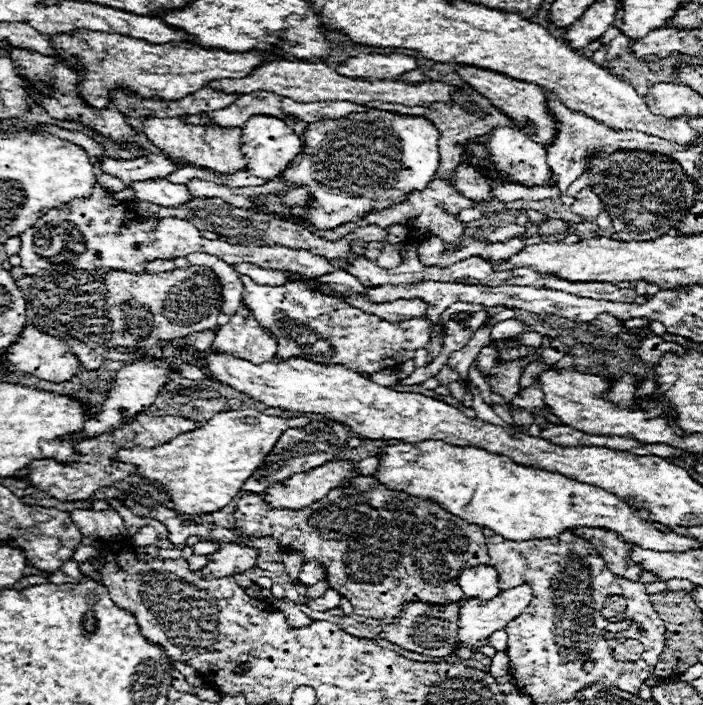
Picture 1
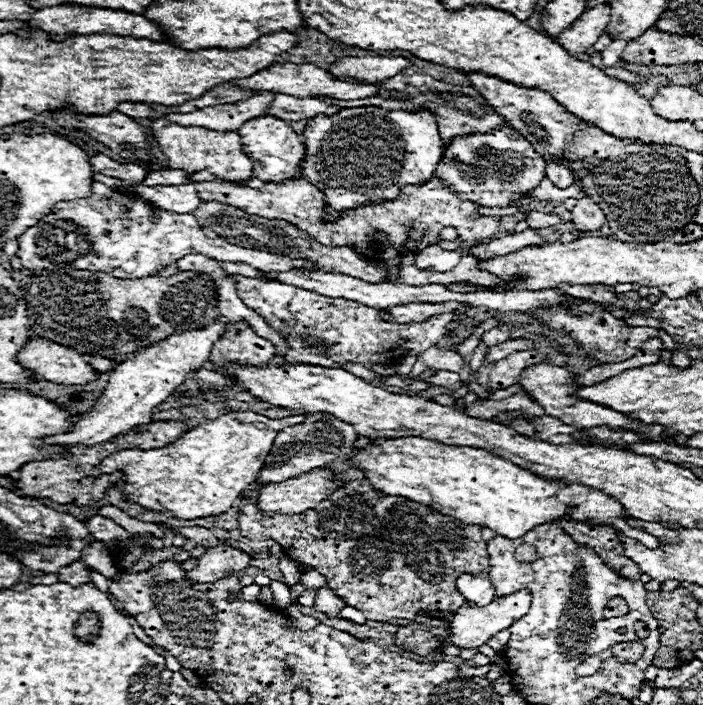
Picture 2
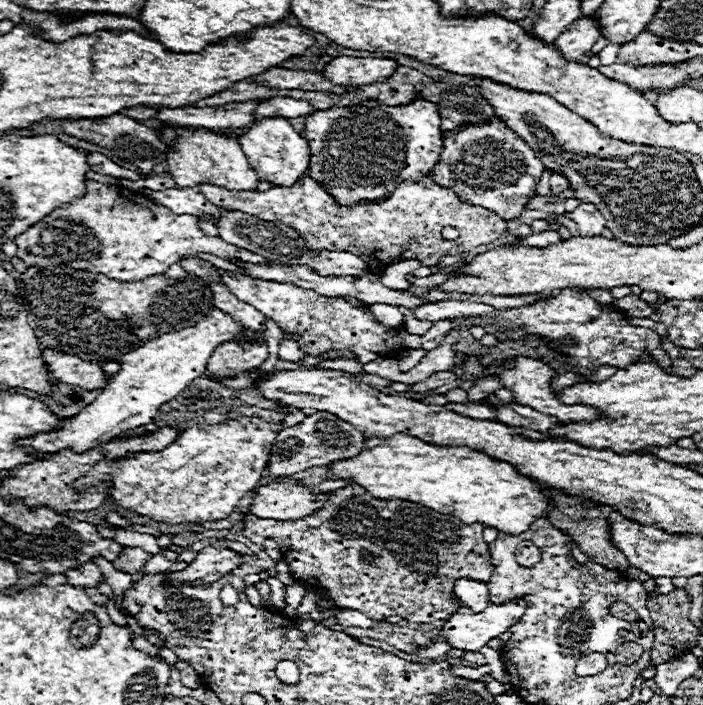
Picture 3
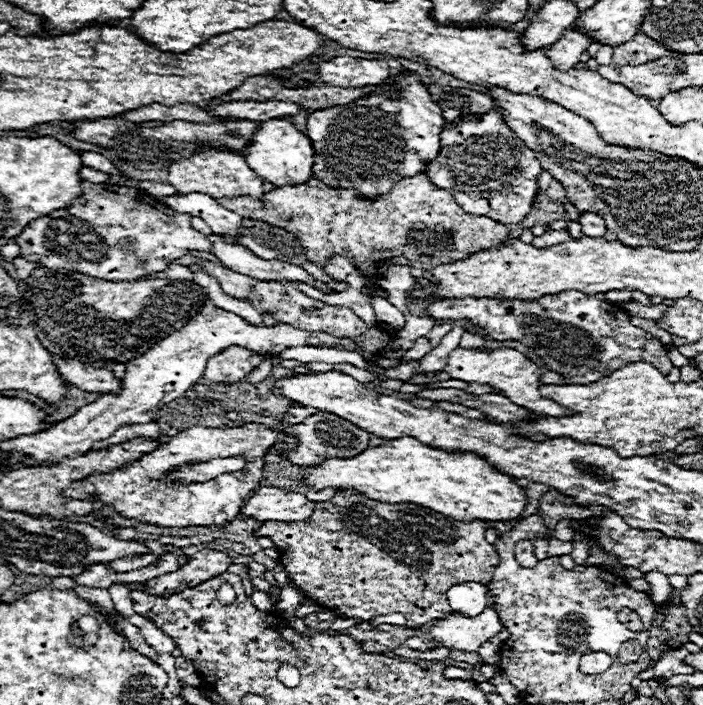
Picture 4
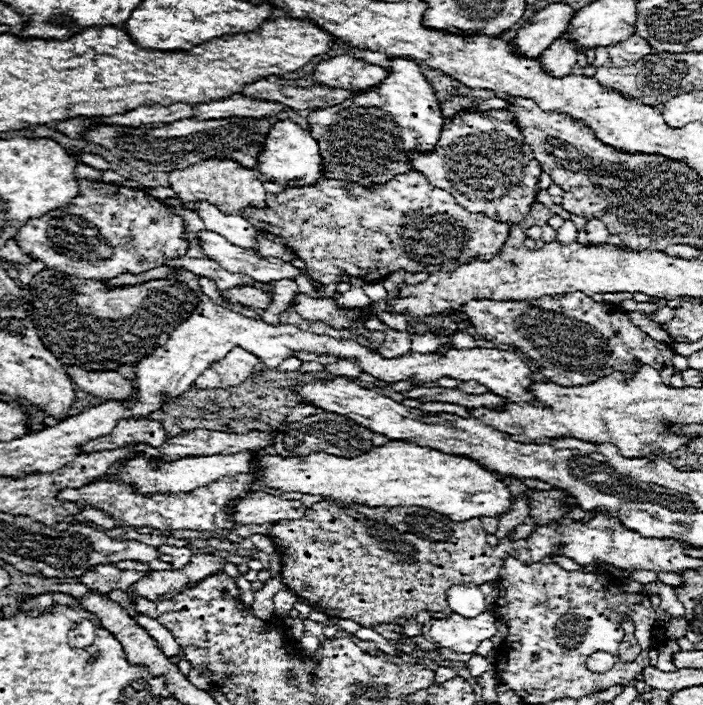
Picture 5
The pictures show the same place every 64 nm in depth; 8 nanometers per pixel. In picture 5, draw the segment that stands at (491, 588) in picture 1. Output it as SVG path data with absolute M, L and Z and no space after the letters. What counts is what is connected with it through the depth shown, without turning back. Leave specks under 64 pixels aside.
M472 584L452 586L452 590L448 590L448 604L452 612L464 618L476 618L486 610L486 600L480 586L472 586Z

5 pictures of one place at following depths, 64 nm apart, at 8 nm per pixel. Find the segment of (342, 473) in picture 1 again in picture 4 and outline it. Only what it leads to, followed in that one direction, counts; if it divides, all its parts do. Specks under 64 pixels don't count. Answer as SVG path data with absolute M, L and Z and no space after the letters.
M260 486L248 504L242 506L242 516L250 516L258 522L300 522L312 512L314 510L310 510L310 500L304 494L288 492L276 486Z

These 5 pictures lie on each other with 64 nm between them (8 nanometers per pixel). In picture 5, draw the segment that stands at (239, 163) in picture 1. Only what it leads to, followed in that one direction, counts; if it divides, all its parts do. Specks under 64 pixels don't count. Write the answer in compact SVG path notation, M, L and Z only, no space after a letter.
M212 158L212 160L196 162L184 170L172 170L170 186L178 192L178 198L184 204L190 206L194 200L202 198L202 200L216 204L226 214L240 214L246 204L264 208L264 202L266 202L264 182L258 178L258 174L250 168L240 166L238 162L230 158Z

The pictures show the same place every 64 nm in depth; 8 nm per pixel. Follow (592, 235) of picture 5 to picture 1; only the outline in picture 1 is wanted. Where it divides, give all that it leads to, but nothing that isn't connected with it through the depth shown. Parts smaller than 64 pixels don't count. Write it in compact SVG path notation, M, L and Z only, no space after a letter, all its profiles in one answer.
M584 188L574 196L574 204L572 204L572 212L576 212L580 218L584 220L596 220L598 214L602 210L602 202L600 198L590 190Z

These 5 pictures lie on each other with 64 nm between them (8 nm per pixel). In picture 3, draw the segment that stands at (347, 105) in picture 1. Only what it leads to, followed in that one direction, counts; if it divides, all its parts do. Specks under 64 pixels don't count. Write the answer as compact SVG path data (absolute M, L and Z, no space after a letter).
M270 98L268 102L262 102L256 108L256 120L260 118L272 118L272 116L284 116L284 118L300 118L314 114L316 108L310 102L294 100L294 98Z

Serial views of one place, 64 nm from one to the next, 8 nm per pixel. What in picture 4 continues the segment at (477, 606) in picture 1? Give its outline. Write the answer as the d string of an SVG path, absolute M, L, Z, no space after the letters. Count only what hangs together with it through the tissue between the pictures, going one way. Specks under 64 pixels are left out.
M488 606L478 616L464 616L460 612L452 612L438 620L432 626L432 636L444 648L462 650L462 652L476 652L484 642L500 634L504 628L498 612Z

